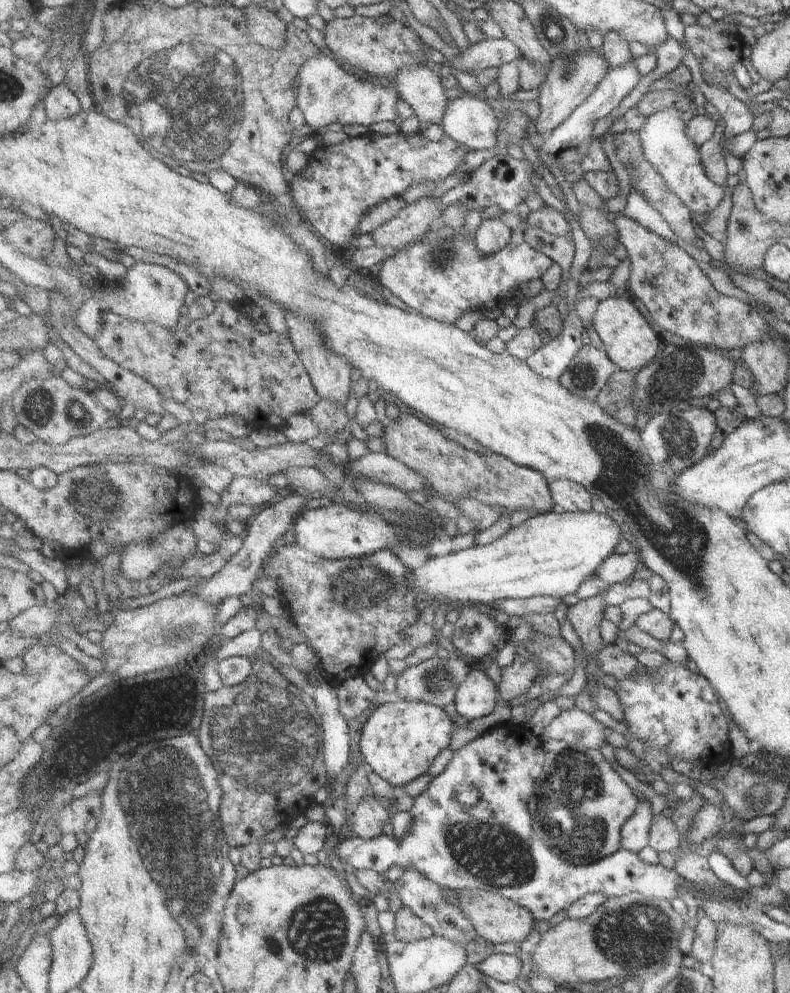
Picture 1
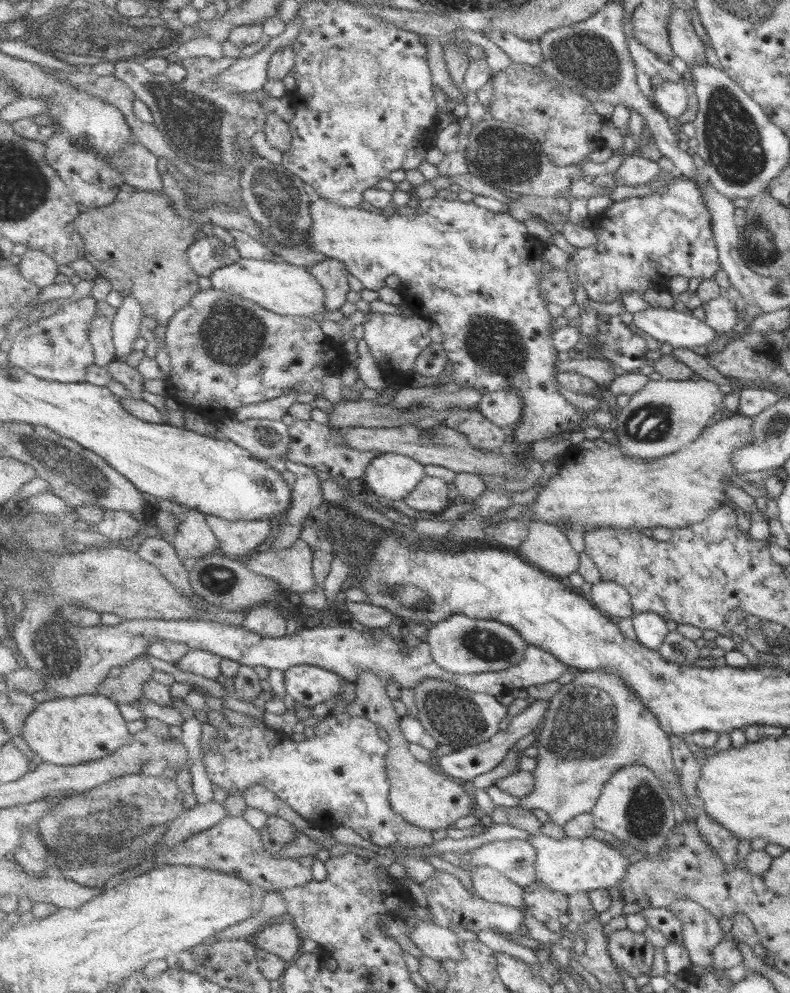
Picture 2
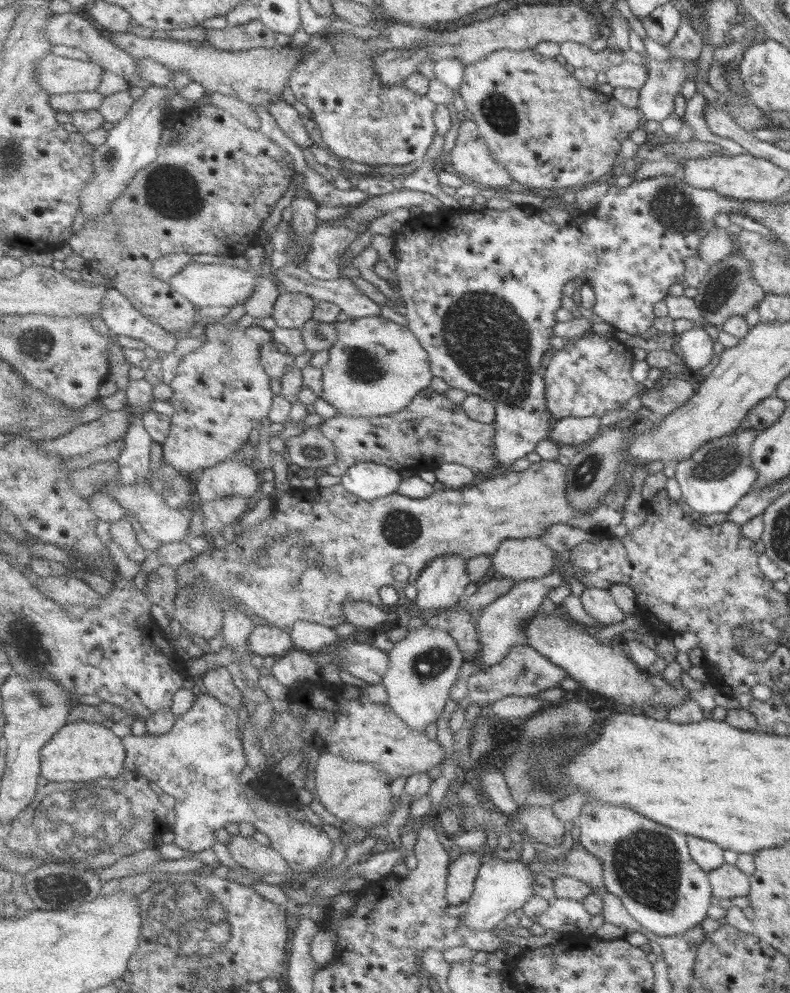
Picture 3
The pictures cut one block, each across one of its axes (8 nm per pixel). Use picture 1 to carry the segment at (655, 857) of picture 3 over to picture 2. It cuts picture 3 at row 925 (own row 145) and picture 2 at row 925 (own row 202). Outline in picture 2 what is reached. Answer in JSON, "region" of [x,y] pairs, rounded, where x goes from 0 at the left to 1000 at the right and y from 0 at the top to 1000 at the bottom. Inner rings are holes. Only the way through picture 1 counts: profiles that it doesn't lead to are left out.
{"region":[[[862,904],[847,912],[867,931],[867,949],[876,969],[889,975],[903,973],[903,957],[913,947],[928,947],[924,939],[918,941],[911,934],[910,924],[896,918],[887,910],[875,904]]]}

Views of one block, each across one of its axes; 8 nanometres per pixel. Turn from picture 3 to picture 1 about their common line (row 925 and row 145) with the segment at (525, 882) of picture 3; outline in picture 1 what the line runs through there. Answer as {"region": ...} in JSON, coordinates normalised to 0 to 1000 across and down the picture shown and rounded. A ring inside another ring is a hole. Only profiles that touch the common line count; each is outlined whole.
{"region":[[[586,93],[570,101],[570,107],[559,128],[596,151],[625,151],[633,146],[634,120],[618,102],[609,101],[597,93]]]}

